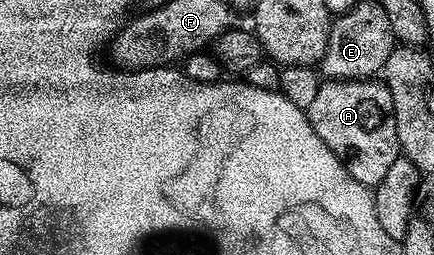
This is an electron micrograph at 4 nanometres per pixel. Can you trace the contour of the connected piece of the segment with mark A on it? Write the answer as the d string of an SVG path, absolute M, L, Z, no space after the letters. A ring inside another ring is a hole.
M327 79L320 82L317 89L317 97L306 110L307 119L317 129L317 137L333 149L333 153L341 162L343 168L348 171L364 189L374 189L385 177L389 165L401 158L399 142L397 141L397 121L393 113L393 97L389 89L382 81L371 79Z

